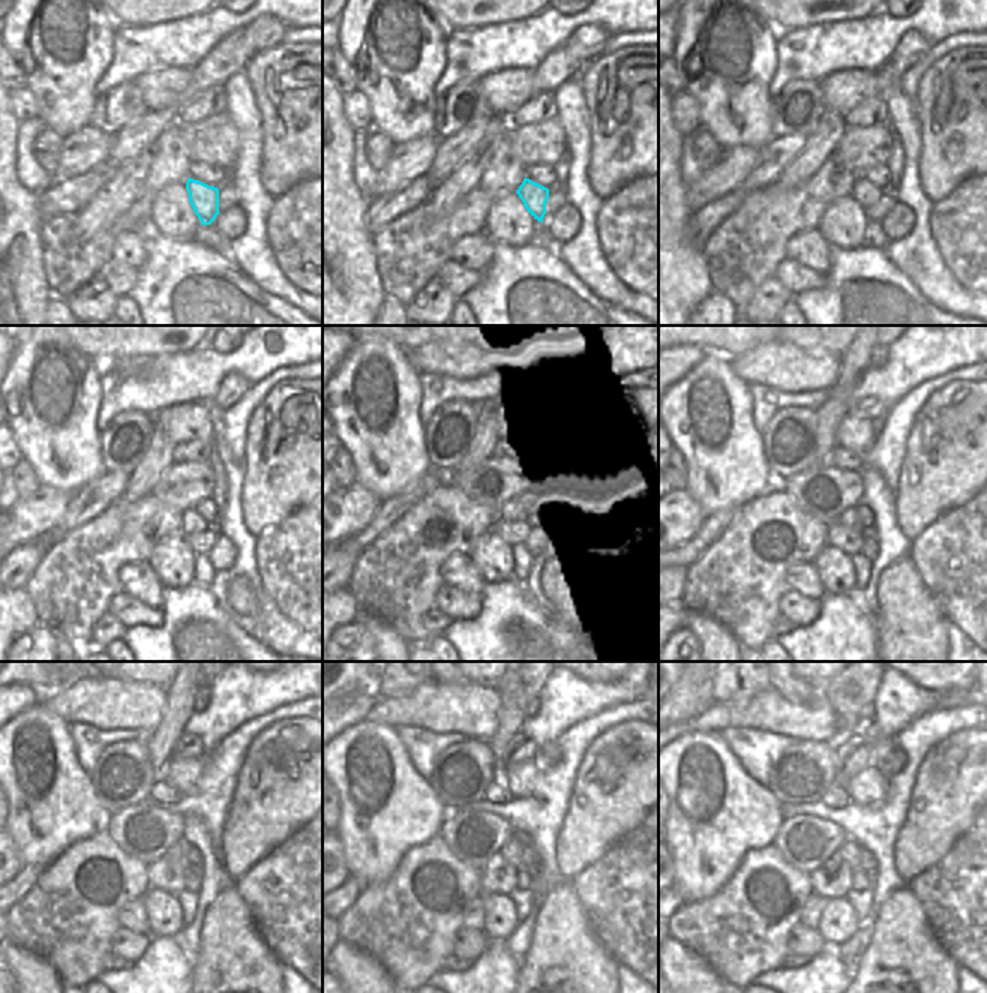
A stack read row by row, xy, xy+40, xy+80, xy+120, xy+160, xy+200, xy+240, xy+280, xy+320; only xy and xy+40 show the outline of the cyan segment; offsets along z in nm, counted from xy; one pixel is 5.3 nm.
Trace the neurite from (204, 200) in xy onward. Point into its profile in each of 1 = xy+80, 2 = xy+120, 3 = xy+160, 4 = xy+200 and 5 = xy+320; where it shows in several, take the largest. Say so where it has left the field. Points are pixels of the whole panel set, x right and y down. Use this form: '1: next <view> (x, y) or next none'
1: next xy+80 (864, 192)
2: next xy+120 (192, 524)
3: next xy+160 (519, 518)
4: next xy+200 (849, 518)
5: next xy+320 (849, 849)

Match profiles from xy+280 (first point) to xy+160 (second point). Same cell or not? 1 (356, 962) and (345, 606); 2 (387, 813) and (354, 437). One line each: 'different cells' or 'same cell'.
1: different cells
2: same cell

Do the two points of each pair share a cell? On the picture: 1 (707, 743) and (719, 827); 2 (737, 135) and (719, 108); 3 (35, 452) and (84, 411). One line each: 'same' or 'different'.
1: same
2: same
3: same

